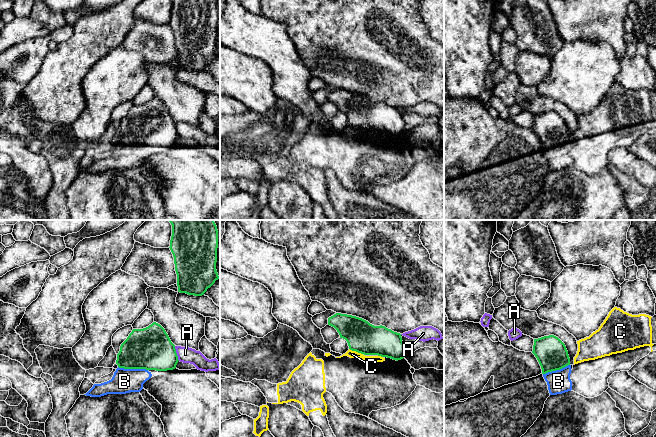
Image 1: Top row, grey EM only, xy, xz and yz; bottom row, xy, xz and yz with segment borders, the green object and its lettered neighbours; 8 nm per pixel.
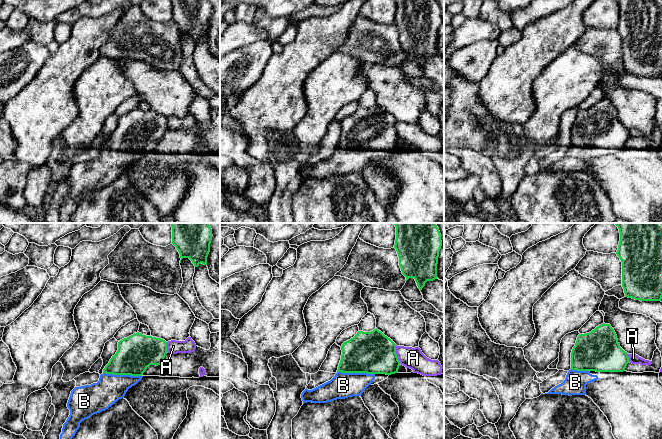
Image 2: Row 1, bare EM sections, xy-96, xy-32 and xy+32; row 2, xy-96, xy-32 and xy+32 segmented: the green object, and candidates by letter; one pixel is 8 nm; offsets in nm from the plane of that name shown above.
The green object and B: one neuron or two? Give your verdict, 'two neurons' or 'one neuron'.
two neurons

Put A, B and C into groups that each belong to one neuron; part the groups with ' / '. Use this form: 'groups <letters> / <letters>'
groups A / B C

